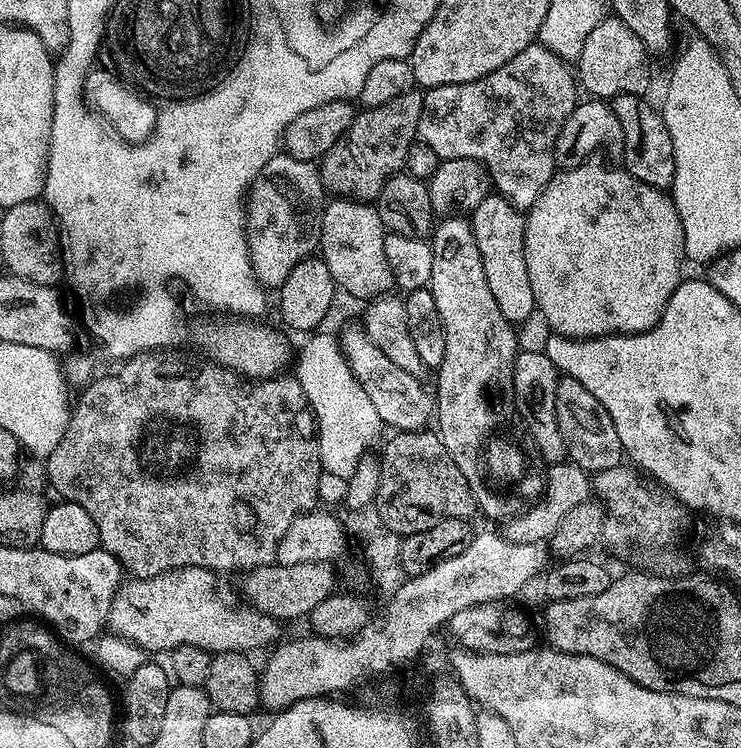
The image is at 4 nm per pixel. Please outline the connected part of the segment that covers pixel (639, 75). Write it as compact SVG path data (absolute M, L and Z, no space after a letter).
M605 18L590 30L586 46L582 46L580 59L574 68L578 73L578 84L588 91L589 97L605 102L618 96L644 96L648 88L648 60L650 54L638 42L638 34L620 20Z

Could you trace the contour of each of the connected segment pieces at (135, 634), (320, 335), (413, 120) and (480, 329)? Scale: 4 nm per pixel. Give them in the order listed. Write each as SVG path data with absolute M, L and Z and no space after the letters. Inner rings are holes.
M175 568L172 572L151 576L145 580L129 579L121 585L112 603L111 631L115 635L133 640L139 649L145 653L148 651L149 654L157 652L168 654L178 646L198 646L209 654L218 652L252 654L255 653L255 648L267 649L275 645L281 639L281 621L264 612L260 606L251 608L248 604L240 604L239 598L220 580L223 579L209 568Z
M325 330L317 331L309 335L308 340L301 348L298 348L298 355L294 360L294 375L299 380L302 390L306 394L308 404L312 408L312 414L316 417L316 441L320 447L320 466L325 473L337 476L340 482L346 482L361 466L362 461L369 455L368 447L380 436L382 423L374 405L370 402L369 395L363 390L358 377L354 375L344 351L341 348L341 341Z
M413 89L407 94L402 94L399 98L394 98L391 102L386 102L383 106L361 109L354 122L351 123L347 134L336 142L326 155L321 157L319 167L325 189L333 195L344 198L355 198L365 202L377 199L382 186L388 181L389 177L395 176L397 172L404 168L406 154L419 135L417 128L418 122L421 121L423 105L423 93Z
M464 216L441 219L435 225L430 243L434 254L434 270L430 270L428 287L434 294L438 314L442 314L442 326L446 334L446 358L442 358L442 366L435 373L434 424L442 446L446 446L458 470L462 470L462 478L466 478L474 494L479 513L498 524L509 523L528 512L546 490L546 465L529 428L525 426L525 420L517 410L516 395L513 394L514 362L518 351L517 329L506 318L502 318L502 310L498 310L498 302L494 302L494 294L490 294L486 270L482 270L482 258L478 254L478 244L474 242L472 225Z

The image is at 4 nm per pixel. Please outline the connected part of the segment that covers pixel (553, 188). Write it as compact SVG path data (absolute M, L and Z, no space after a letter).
M585 162L557 171L556 175L550 178L546 190L538 194L534 206L527 209L524 222L526 274L530 274L530 290L534 290L536 312L544 315L545 322L552 327L551 331L555 335L569 336L572 340L592 340L595 336L632 336L636 332L650 330L662 318L674 290L680 284L680 260L685 259L684 231L671 195L654 186L646 186L646 182L638 182L638 178L625 172L623 167L607 168L604 164L596 163Z

